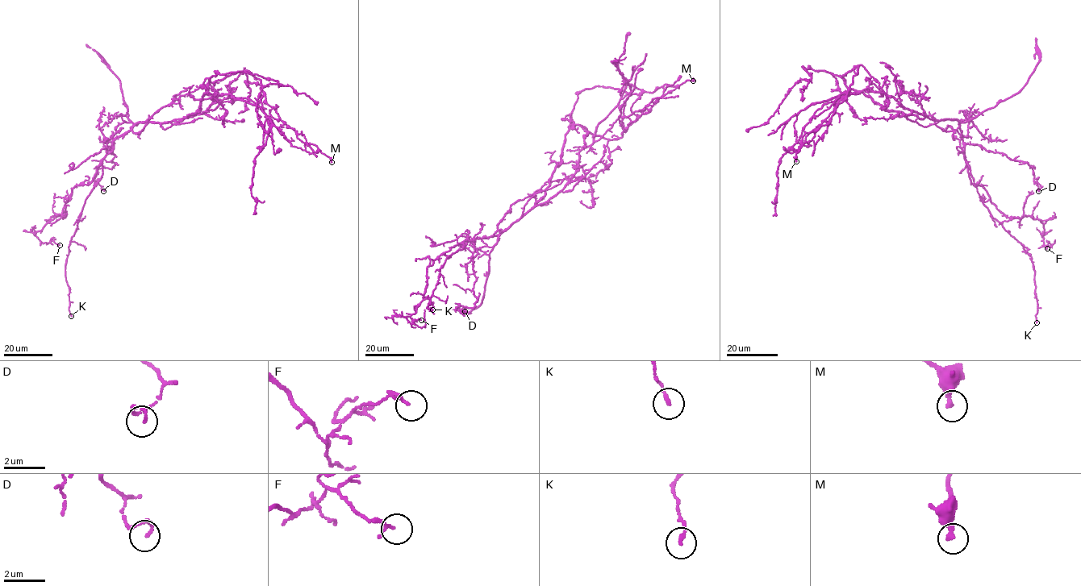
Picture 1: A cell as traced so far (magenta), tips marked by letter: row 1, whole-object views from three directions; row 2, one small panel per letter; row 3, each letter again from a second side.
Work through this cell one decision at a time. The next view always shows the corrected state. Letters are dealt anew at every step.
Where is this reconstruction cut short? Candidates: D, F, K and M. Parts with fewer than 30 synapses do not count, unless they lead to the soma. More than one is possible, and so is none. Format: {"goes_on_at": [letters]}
{"goes_on_at": []}

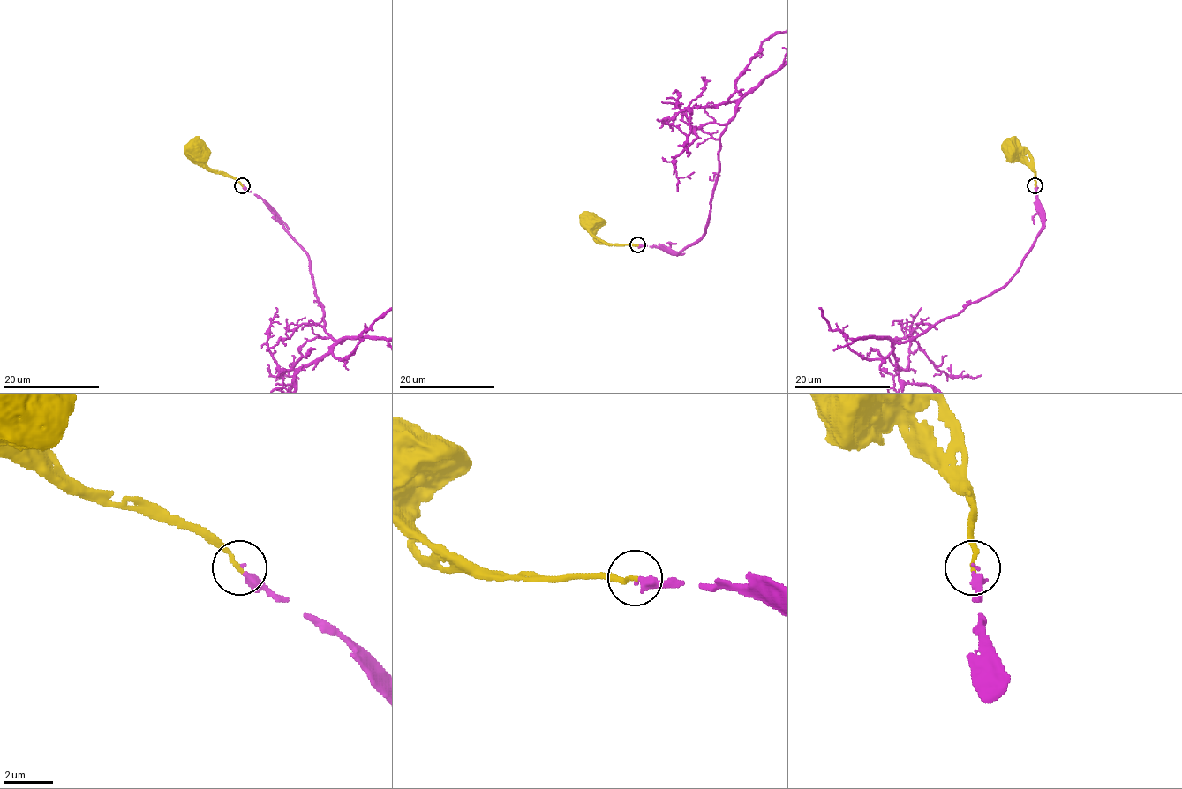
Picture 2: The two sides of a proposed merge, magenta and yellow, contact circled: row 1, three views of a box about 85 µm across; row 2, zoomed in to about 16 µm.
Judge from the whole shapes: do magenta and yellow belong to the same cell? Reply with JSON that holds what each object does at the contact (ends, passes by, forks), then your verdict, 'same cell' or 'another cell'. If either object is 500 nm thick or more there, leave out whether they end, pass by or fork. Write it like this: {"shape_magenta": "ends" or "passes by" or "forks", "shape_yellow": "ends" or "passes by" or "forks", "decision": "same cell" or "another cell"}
{"shape_magenta": "ends", "shape_yellow": "ends", "decision": "same cell"}

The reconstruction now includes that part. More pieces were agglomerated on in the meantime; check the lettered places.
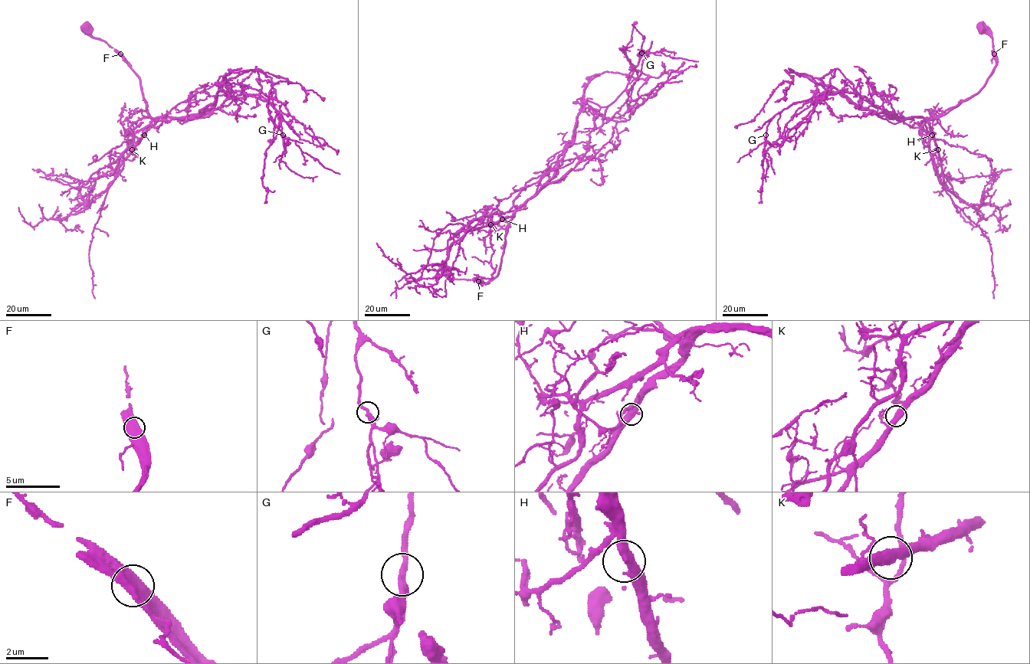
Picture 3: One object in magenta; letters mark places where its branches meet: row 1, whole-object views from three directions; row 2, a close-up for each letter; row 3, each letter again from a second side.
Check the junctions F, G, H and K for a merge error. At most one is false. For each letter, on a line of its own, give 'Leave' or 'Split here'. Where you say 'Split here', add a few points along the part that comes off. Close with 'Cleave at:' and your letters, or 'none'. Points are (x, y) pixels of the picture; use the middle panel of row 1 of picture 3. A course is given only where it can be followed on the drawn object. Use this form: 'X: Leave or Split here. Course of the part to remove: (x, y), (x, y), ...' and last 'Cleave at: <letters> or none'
F: Split here. Course of the part to remove: (478, 281), (498, 273), (513, 215), (469, 230), (441, 263), (416, 272), (391, 262), (376, 243)
G: Leave
H: Leave
K: Leave
Cleave at: F

